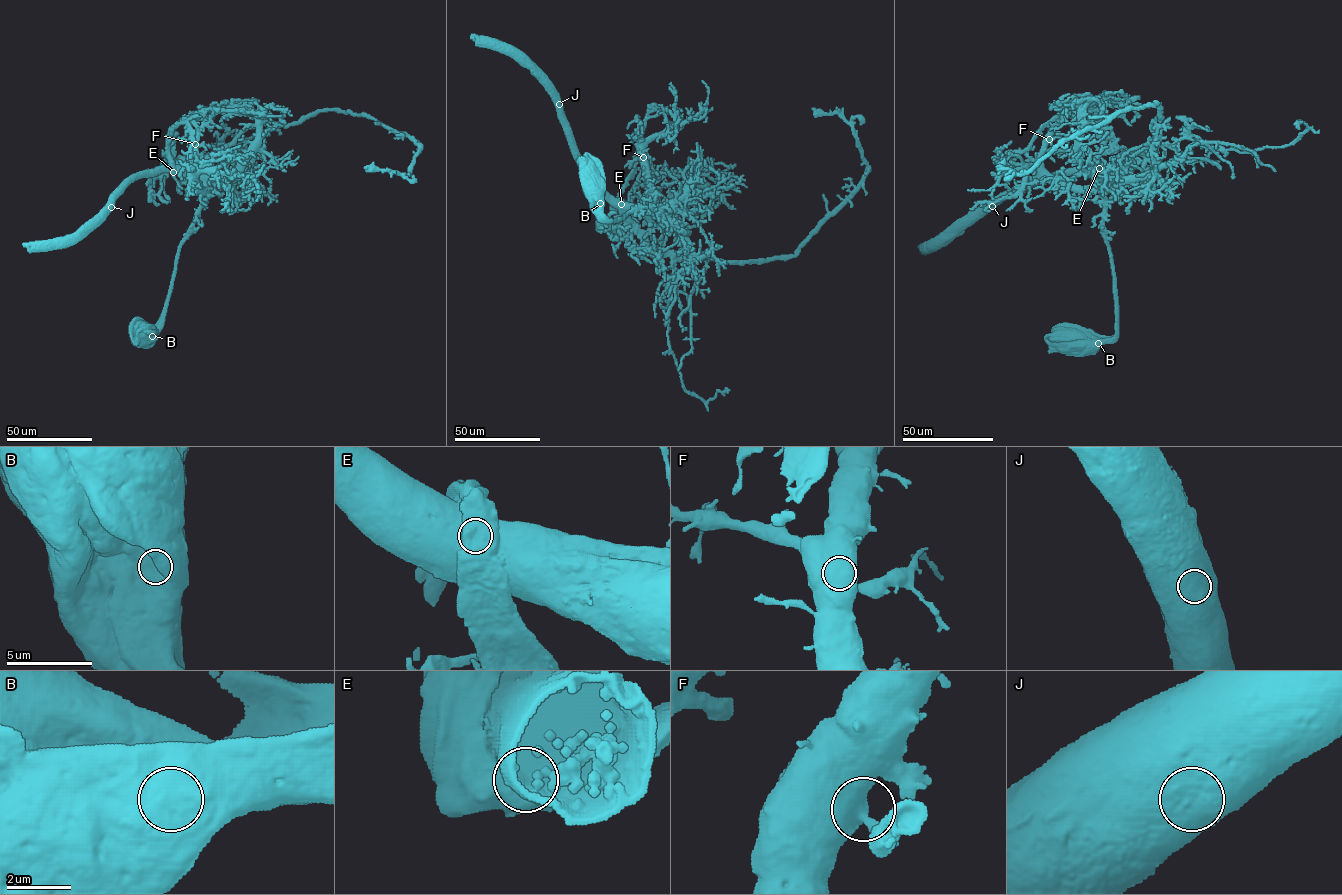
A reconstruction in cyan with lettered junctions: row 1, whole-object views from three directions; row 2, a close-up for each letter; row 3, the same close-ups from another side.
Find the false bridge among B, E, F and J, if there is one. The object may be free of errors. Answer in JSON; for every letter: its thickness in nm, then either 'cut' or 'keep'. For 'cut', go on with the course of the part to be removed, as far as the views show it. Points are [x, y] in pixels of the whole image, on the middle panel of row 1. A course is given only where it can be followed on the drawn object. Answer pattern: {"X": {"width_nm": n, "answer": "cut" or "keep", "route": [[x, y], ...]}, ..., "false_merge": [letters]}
{"B": {"width_nm": 700, "answer": "keep"}, "E": {"width_nm": 850, "answer": "cut", "route": [[621, 204], [633, 227], [662, 251], [726, 261], [795, 255], [867, 166], [850, 125], [837, 113], [812, 108]]}, "F": {"width_nm": 700, "answer": "keep"}, "J": {"width_nm": 800, "answer": "keep"}, "false_merge": ["E"]}

